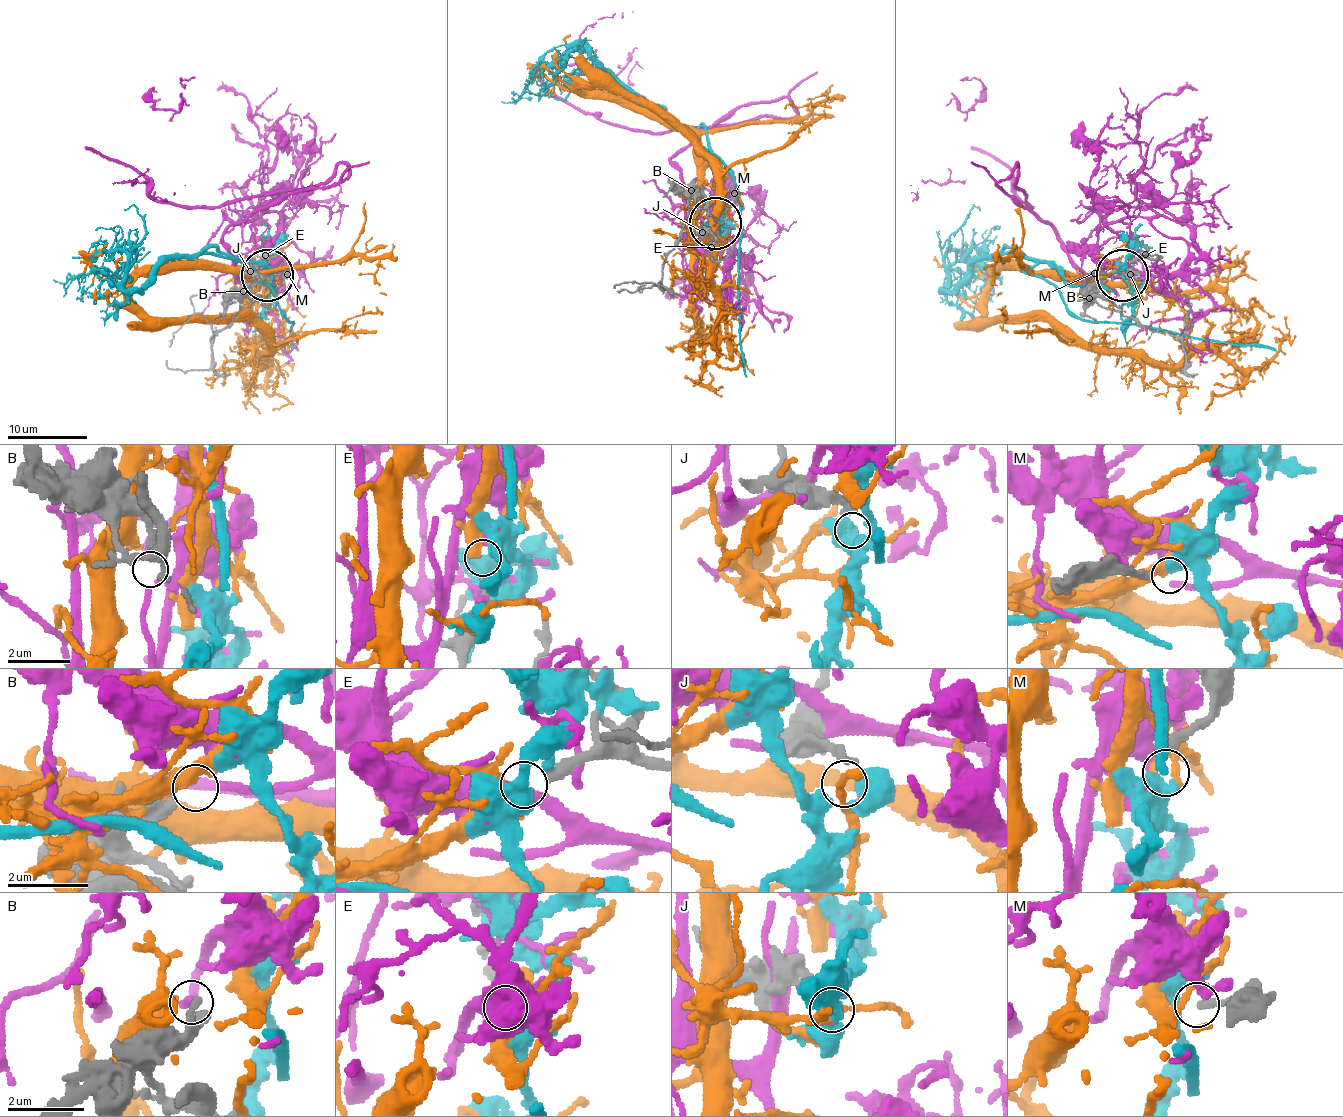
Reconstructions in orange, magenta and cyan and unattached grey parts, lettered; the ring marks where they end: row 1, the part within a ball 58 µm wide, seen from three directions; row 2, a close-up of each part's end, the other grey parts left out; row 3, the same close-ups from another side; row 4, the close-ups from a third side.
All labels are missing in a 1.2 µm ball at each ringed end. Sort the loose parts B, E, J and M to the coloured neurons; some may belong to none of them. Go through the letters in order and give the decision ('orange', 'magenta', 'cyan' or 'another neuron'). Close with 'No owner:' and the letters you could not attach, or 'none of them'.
B: magenta
E: orange
J: cyan
M: another neuron
No owner: M

